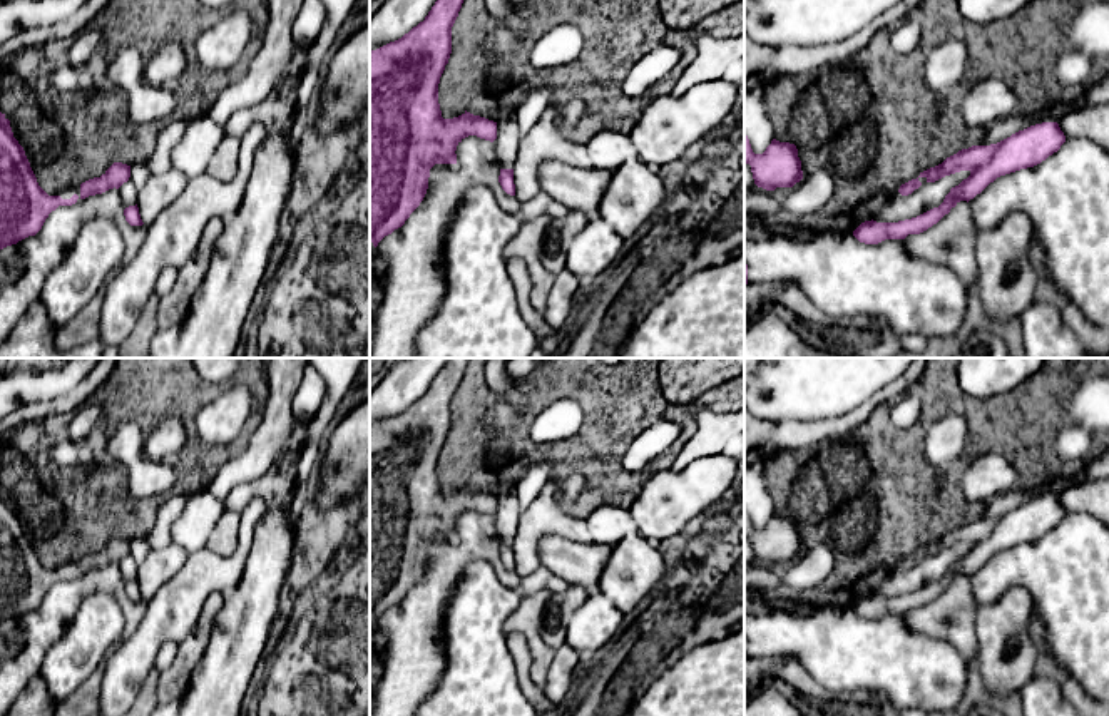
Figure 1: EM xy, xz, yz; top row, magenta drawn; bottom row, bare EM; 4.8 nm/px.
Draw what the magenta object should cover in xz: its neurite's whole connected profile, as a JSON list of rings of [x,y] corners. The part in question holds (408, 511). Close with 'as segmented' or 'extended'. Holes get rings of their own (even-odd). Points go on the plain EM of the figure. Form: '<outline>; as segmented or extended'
[[[450,358],[423,396],[370,427],[370,616],[375,622],[420,580],[435,539],[457,539],[457,520],[468,510],[497,514],[497,497],[467,485],[443,494],[438,478],[440,452],[452,428],[452,401],[468,365],[470,358]]]; as segmented

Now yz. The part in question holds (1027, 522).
[[[1042,497],[997,519],[962,524],[918,550],[925,552],[927,557],[935,557],[960,545],[970,547],[967,554],[950,564],[938,582],[898,597],[865,596],[853,606],[853,611],[860,617],[878,619],[885,614],[905,614],[908,609],[920,609],[937,599],[960,575],[968,577],[1000,550],[1040,539],[1064,517],[1066,510],[1057,497]]]; as segmented

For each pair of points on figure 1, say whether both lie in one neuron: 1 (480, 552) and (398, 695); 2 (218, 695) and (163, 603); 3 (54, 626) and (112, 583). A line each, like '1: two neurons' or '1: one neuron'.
1: one neuron
2: two neurons
3: one neuron

